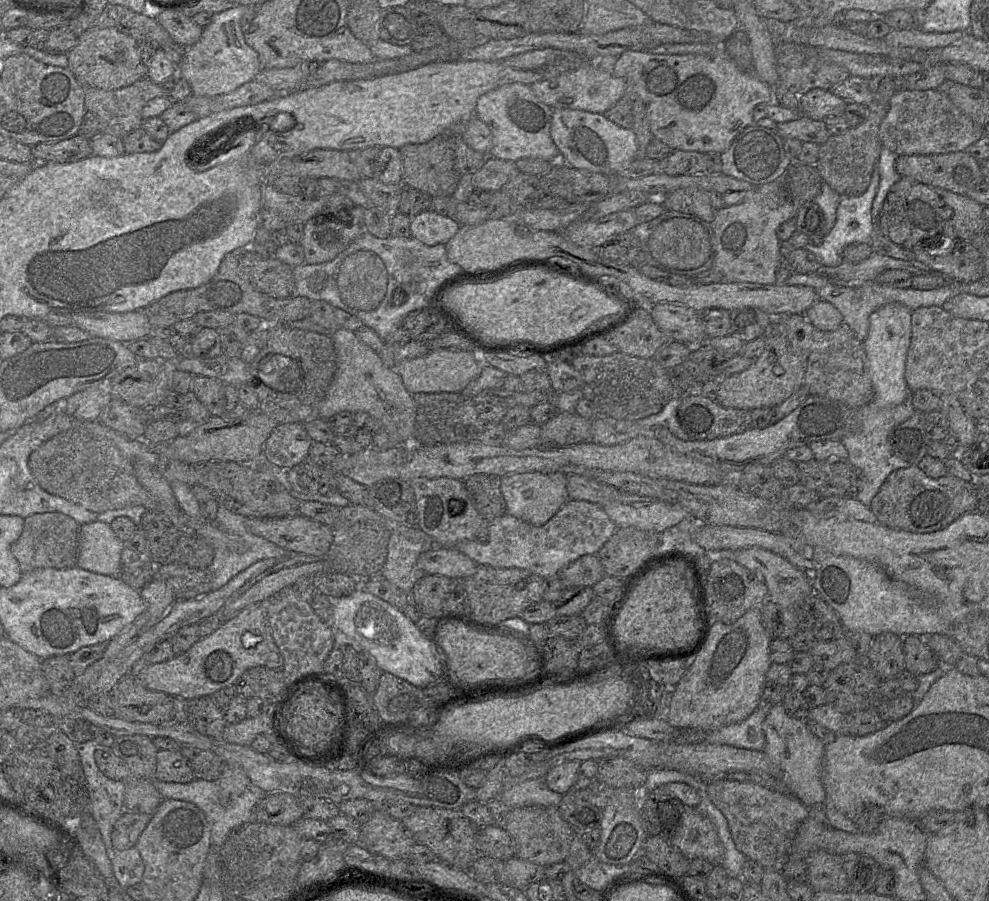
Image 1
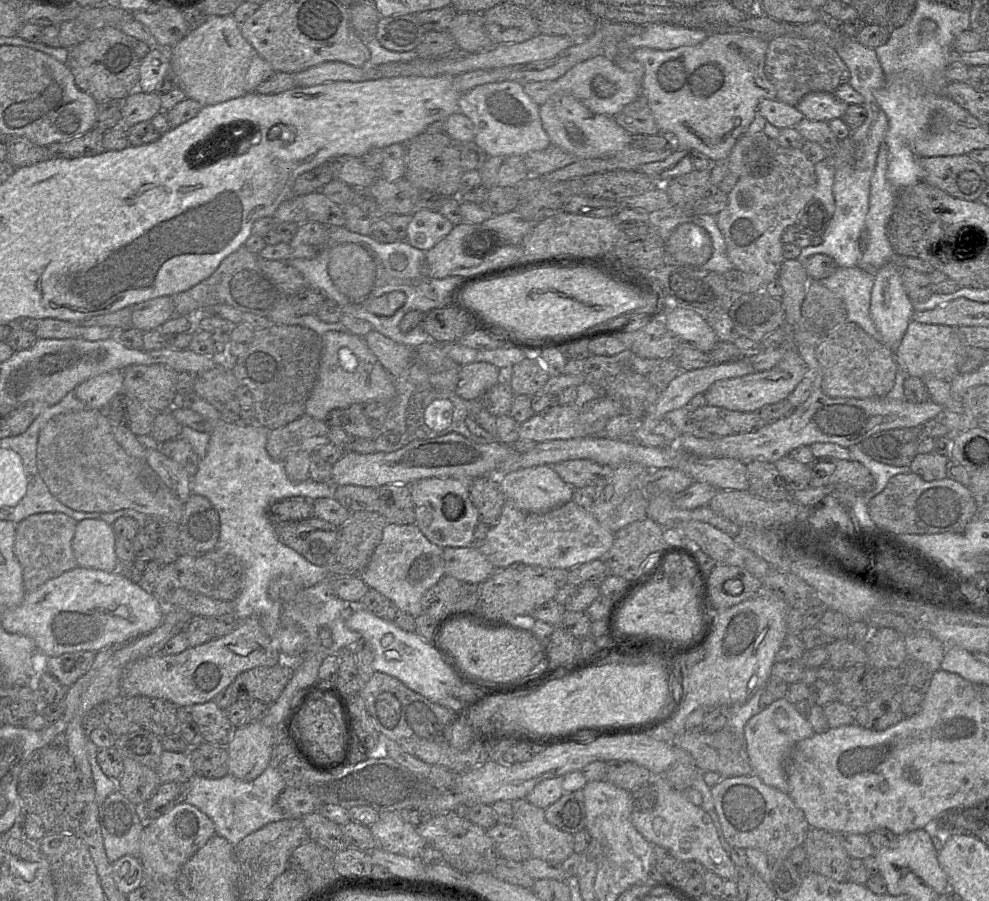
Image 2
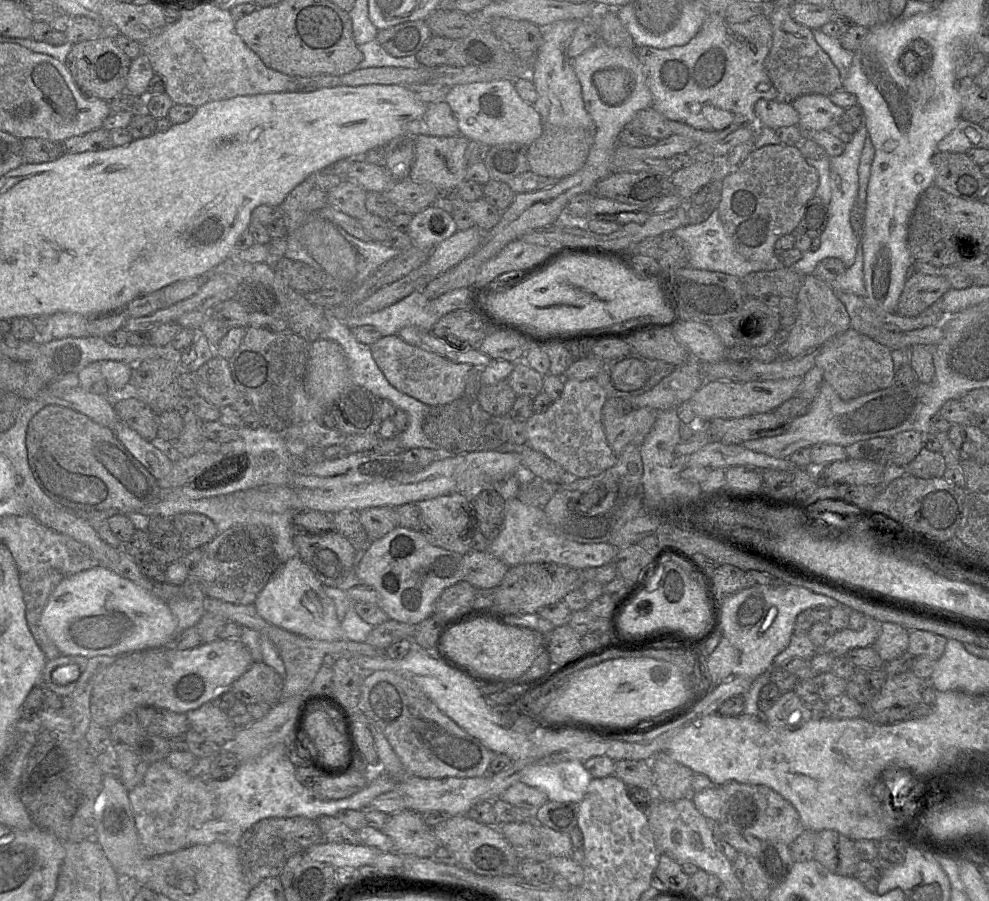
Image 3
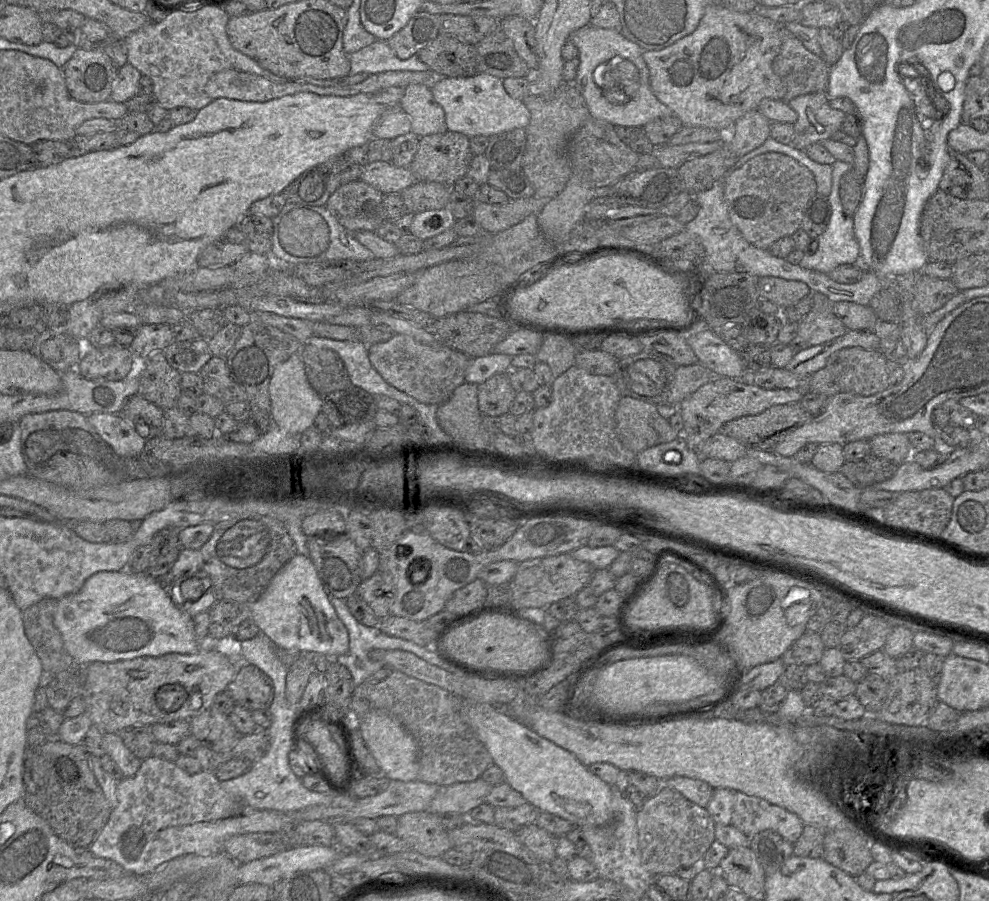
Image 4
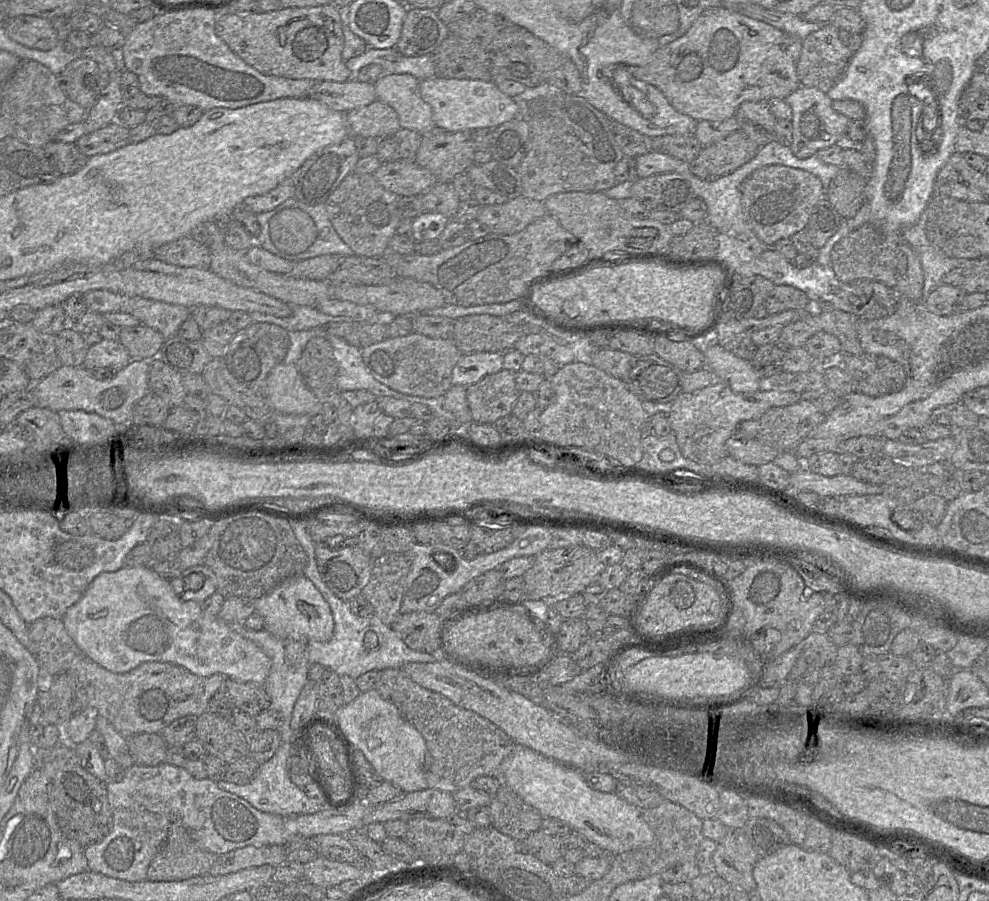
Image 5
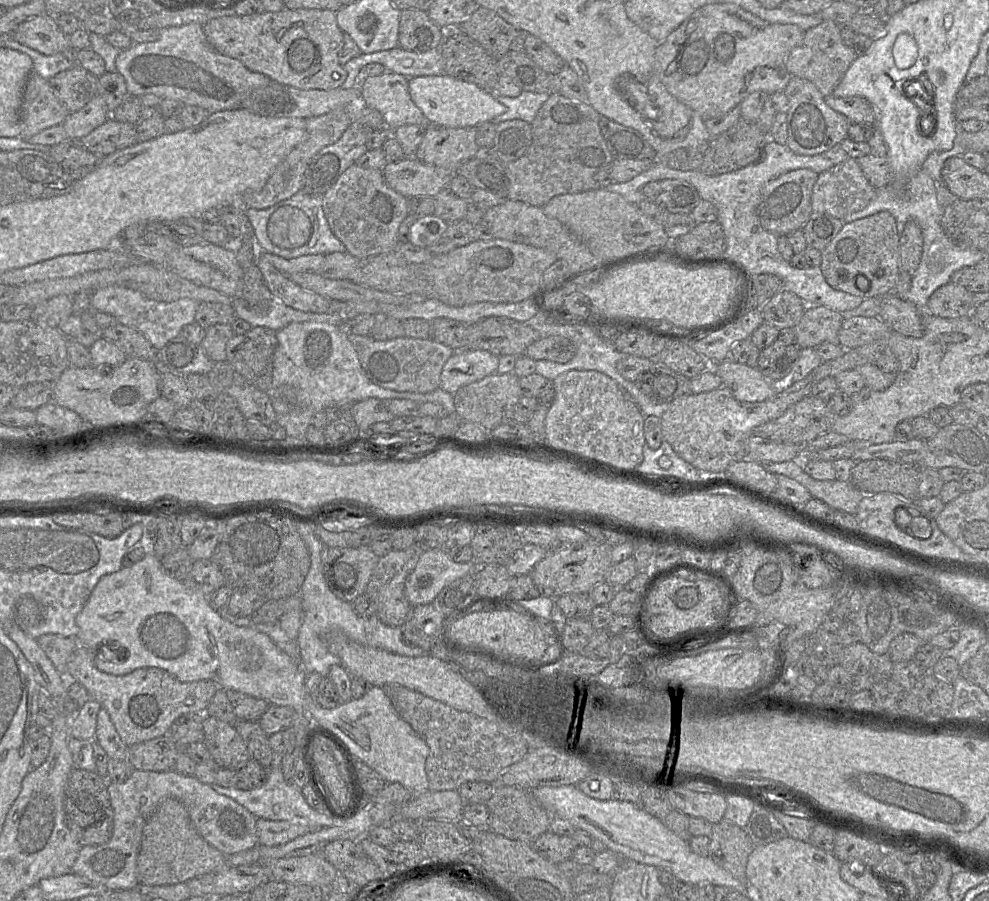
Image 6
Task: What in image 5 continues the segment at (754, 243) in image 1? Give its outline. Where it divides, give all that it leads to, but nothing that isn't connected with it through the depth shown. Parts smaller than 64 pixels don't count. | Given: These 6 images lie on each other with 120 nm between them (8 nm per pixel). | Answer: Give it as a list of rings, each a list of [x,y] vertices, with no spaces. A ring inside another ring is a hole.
[[[767,165],[752,172],[741,184],[744,220],[764,243],[774,245],[803,230],[825,187],[812,173],[784,165]]]

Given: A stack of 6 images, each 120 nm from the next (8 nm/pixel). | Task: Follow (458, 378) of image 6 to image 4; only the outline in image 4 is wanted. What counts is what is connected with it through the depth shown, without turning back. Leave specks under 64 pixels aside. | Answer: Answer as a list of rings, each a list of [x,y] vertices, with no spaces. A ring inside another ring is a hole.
[[[497,352],[471,358],[465,371],[465,382],[479,385],[496,374],[508,373],[511,359],[511,356]]]

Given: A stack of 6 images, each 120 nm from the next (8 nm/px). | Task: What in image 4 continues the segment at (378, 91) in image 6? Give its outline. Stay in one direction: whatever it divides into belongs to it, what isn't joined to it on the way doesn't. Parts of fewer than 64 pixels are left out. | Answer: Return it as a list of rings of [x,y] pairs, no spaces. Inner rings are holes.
[[[428,85],[406,86],[398,107],[410,117],[411,132],[419,137],[447,131],[445,112]]]

